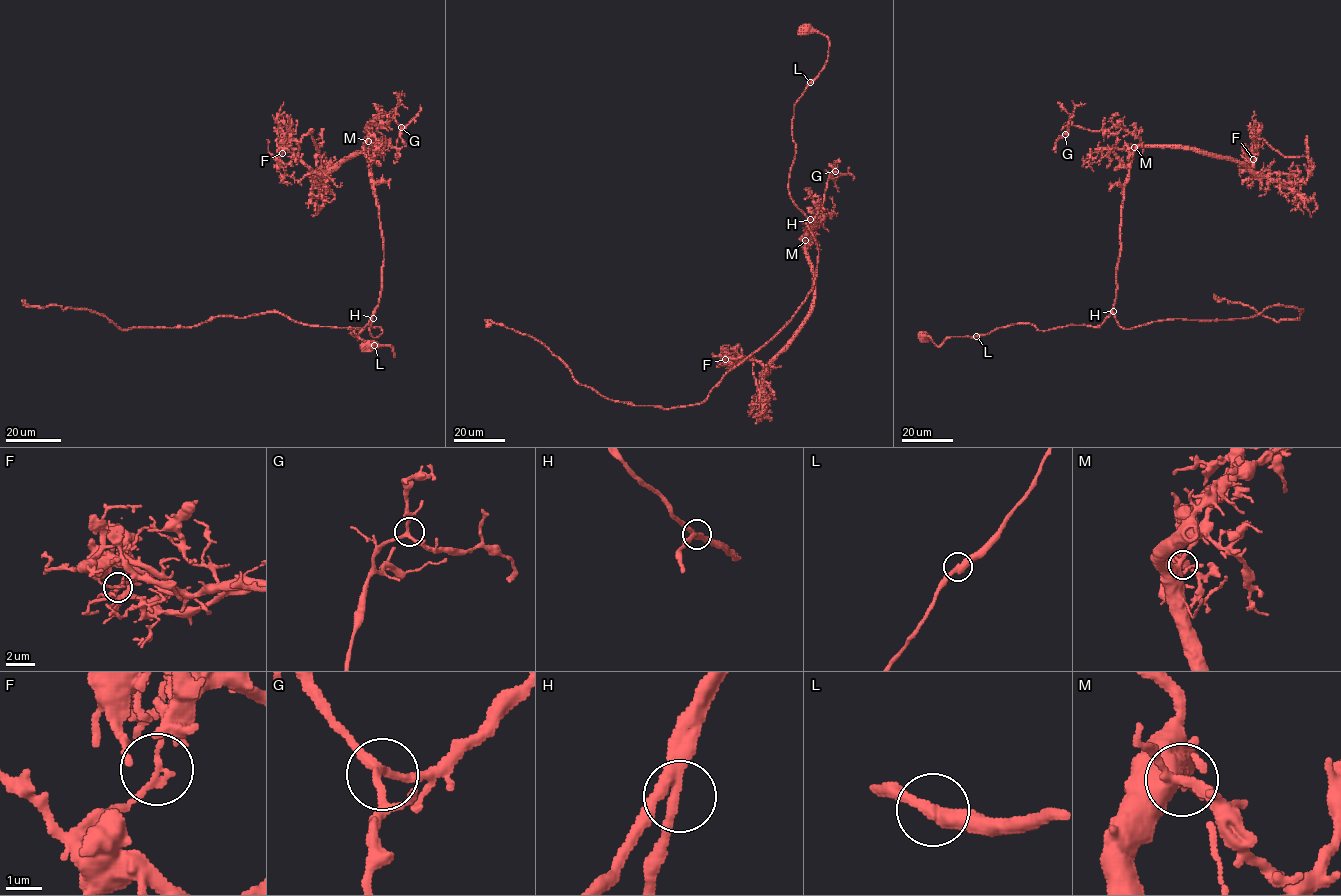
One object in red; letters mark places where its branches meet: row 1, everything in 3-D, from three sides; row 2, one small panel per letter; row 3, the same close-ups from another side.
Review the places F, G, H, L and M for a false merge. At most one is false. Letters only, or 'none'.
F

